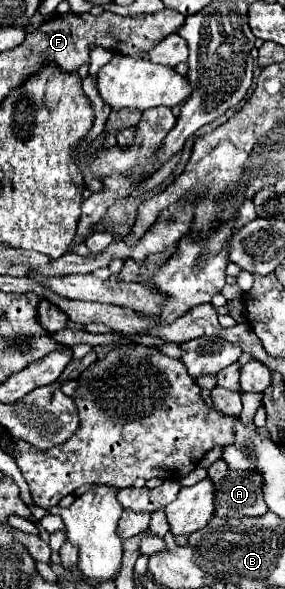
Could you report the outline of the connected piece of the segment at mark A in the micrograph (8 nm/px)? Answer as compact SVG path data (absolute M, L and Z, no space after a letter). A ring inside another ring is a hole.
M230 470L222 482L214 484L216 512L220 518L262 516L268 512L262 490L262 474L254 470Z

